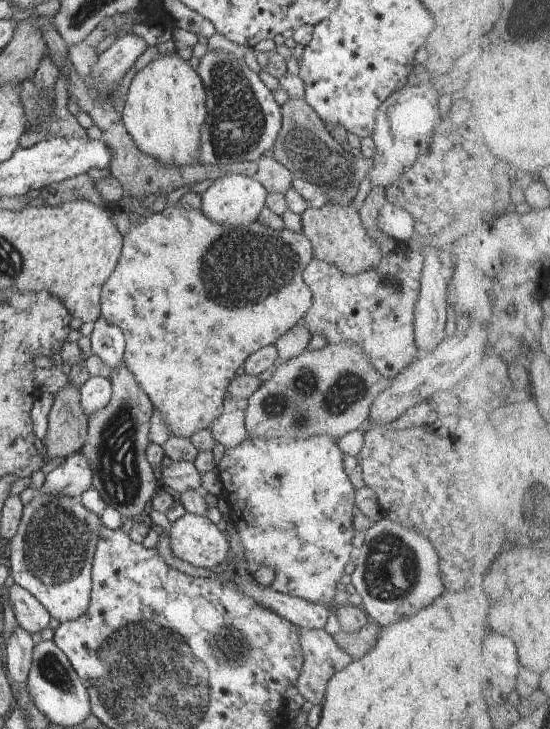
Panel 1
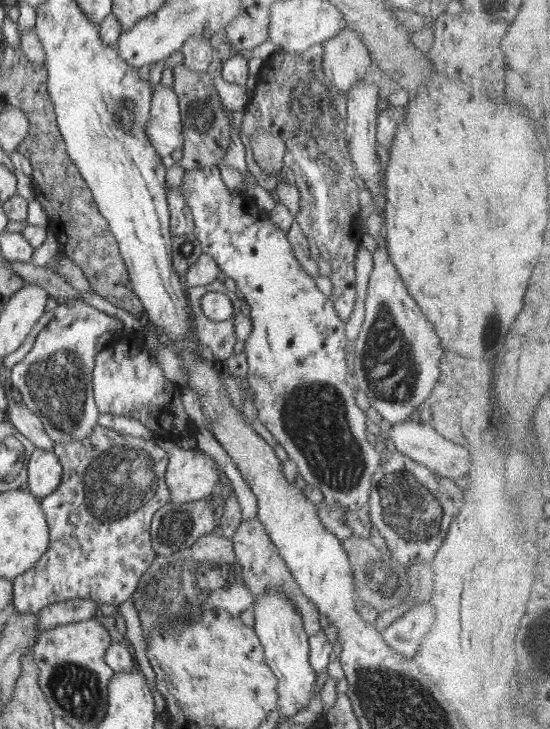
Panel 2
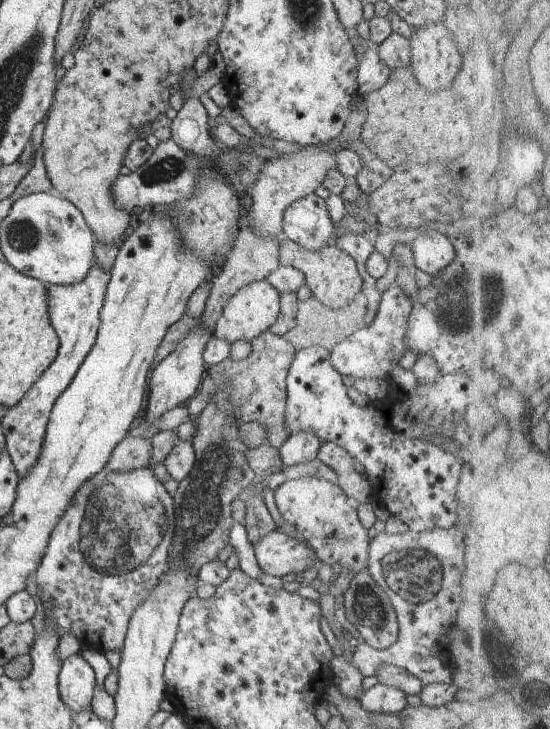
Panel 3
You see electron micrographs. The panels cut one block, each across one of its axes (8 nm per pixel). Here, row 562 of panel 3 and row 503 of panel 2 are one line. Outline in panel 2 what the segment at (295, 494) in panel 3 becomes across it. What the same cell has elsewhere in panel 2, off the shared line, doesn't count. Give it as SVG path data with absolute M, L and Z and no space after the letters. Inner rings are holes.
M212 165L200 167L199 169L192 169L185 171L181 182L181 191L183 192L185 201L190 207L190 212L193 216L194 230L193 233L198 238L202 247L203 253L209 255L218 264L219 270L223 272L227 278L231 278L236 283L237 290L244 295L244 301L250 305L250 320L252 320L252 331L250 336L245 340L245 355L248 362L248 372L246 381L249 383L250 388L253 390L255 399L253 400L254 406L258 410L259 420L266 426L272 433L272 436L280 443L286 450L289 459L297 466L299 476L308 483L308 485L320 488L324 496L321 505L330 506L333 514L339 514L342 508L348 508L349 511L357 511L366 507L369 502L369 494L371 491L371 478L381 466L384 460L384 455L376 452L375 447L370 445L366 440L366 416L365 411L360 409L354 401L354 390L346 380L346 345L348 343L344 326L345 324L337 316L333 302L326 297L316 287L314 278L306 273L300 262L295 258L292 246L288 242L287 232L276 226L270 218L270 212L261 210L256 203L253 202L250 196L241 195L230 190L226 183L222 180L219 166Z

